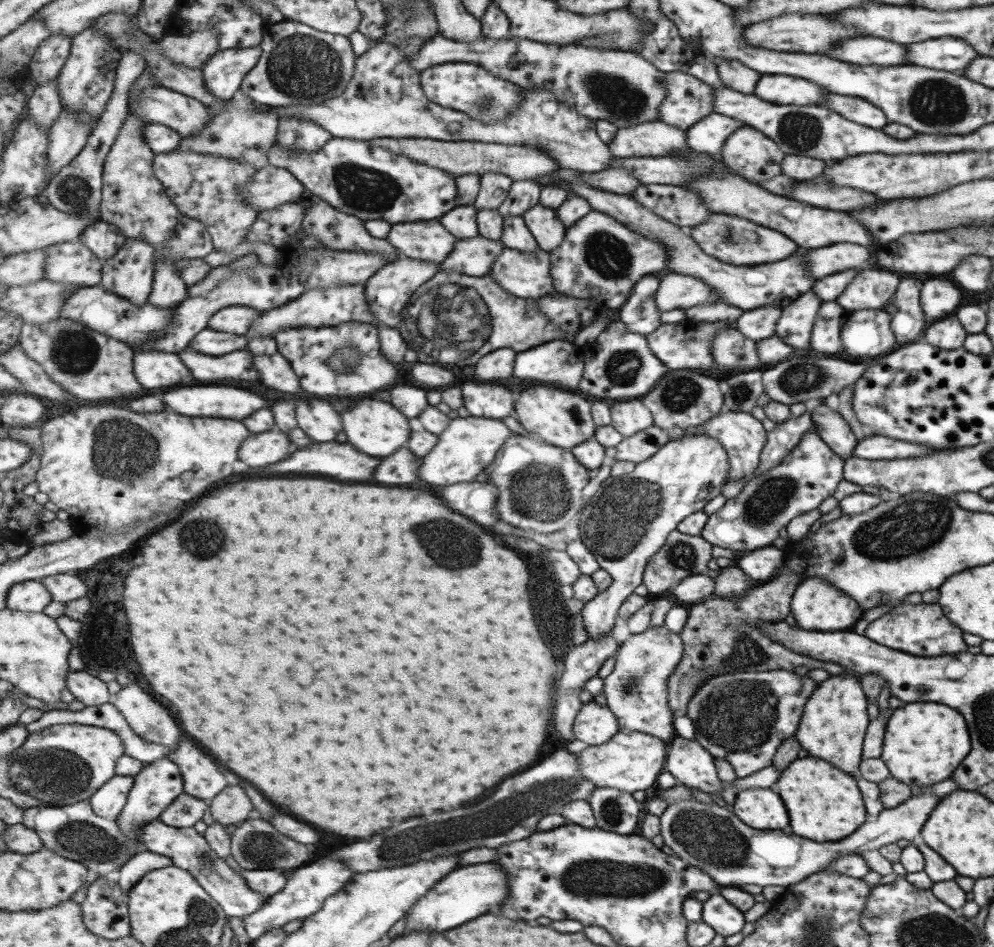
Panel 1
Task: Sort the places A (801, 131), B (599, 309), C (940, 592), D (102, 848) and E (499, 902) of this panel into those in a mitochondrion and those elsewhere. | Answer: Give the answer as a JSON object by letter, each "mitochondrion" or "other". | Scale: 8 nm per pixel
{"A":"mitochondrion","B":"other","C":"other","D":"mitochondrion","E":"other"}

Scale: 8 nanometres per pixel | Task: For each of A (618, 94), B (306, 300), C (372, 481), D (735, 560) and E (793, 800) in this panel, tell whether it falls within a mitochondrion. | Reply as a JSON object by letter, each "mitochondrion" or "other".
{"A":"mitochondrion","B":"other","C":"other","D":"other","E":"other"}

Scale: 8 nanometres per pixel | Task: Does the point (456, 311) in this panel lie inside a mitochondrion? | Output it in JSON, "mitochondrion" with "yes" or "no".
{"mitochondrion":"yes"}

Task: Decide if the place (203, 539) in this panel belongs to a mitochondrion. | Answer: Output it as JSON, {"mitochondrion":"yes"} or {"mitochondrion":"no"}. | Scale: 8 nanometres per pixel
{"mitochondrion":"yes"}

